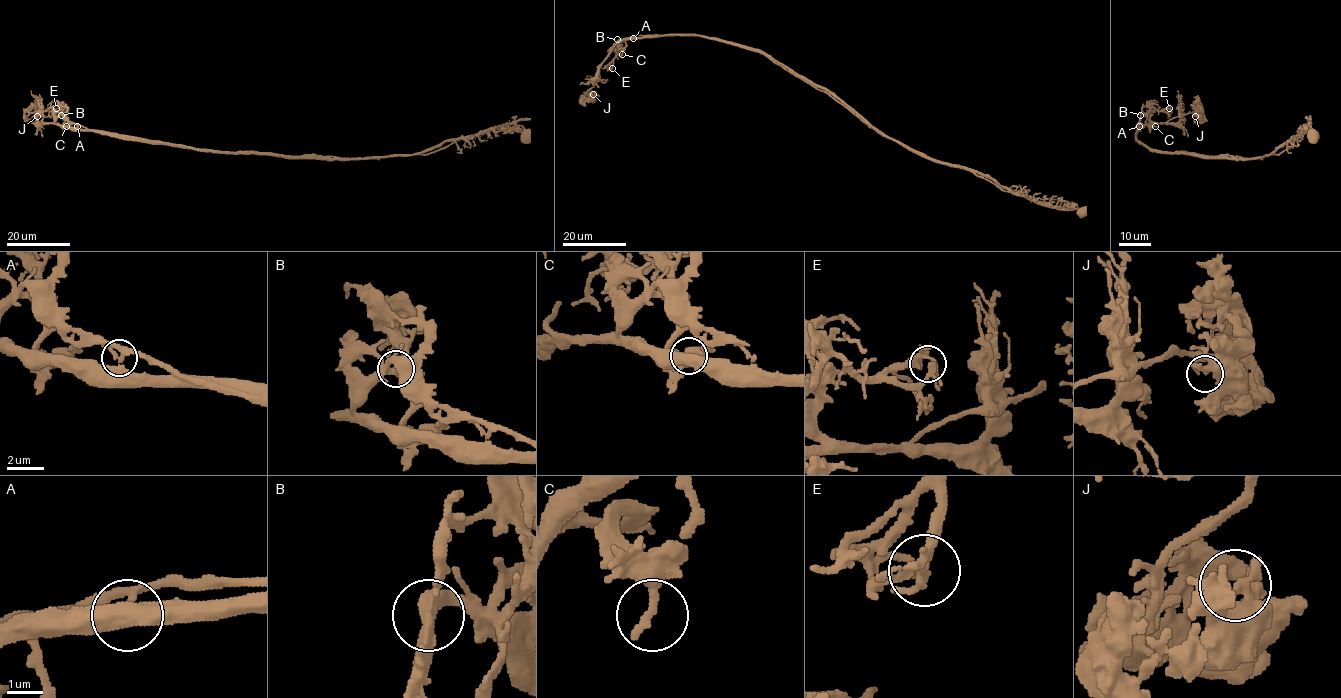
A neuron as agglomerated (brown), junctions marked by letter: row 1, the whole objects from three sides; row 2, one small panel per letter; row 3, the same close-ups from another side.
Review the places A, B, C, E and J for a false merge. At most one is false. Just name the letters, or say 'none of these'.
A

